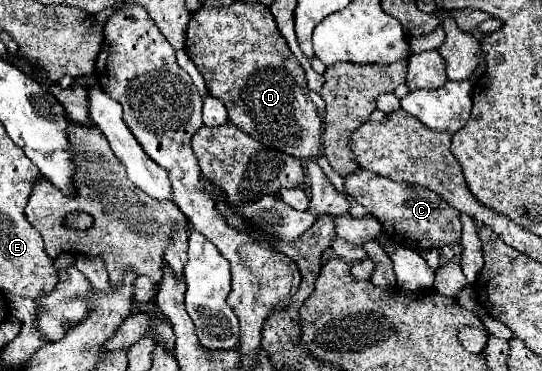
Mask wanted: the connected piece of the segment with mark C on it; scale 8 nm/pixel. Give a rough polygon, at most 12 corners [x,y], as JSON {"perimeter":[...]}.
{"perimeter":[[366,169],[346,191],[396,245],[460,241],[460,213],[432,189]]}

